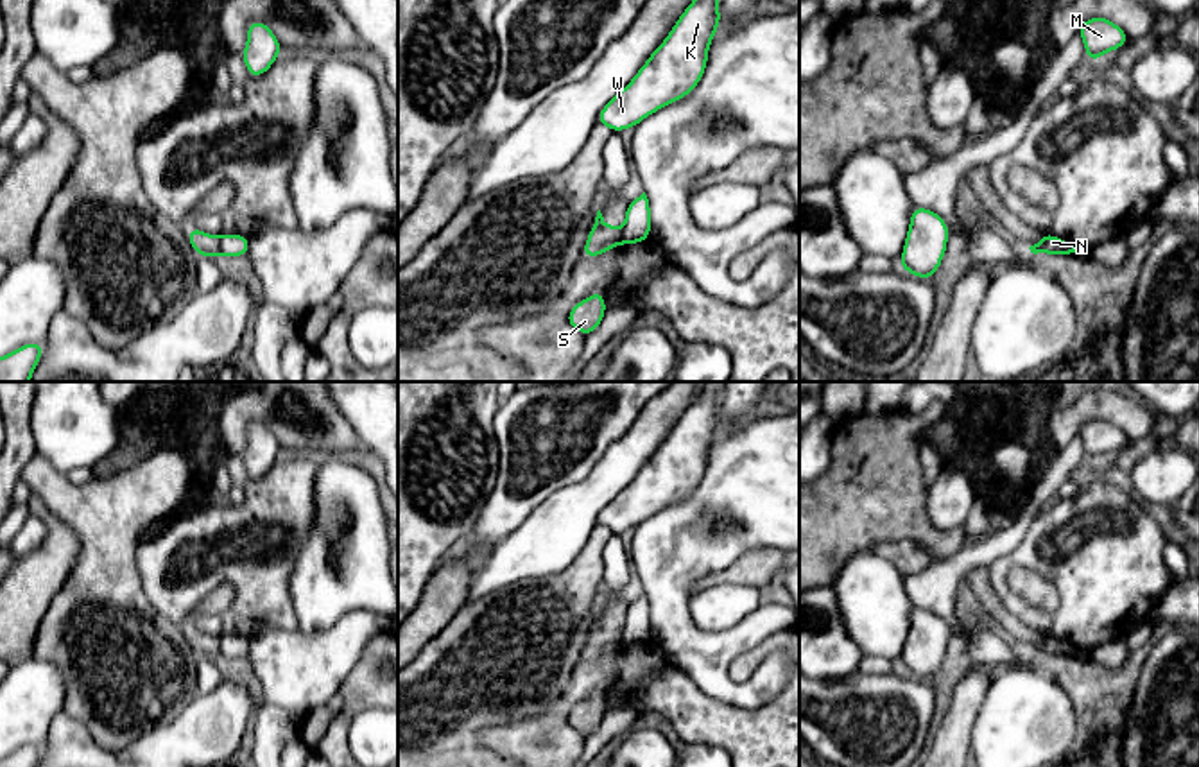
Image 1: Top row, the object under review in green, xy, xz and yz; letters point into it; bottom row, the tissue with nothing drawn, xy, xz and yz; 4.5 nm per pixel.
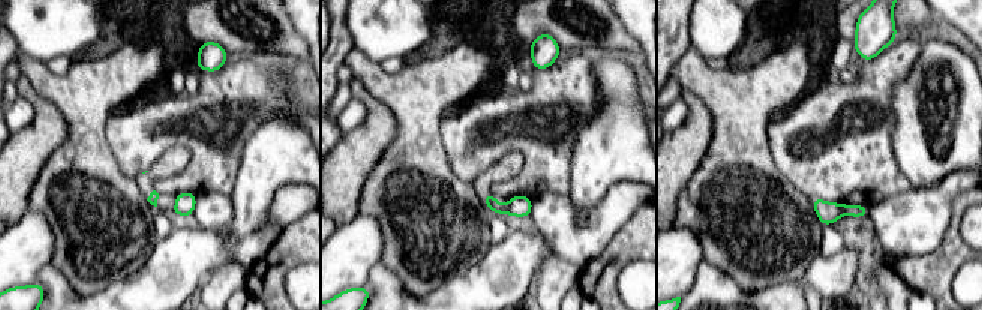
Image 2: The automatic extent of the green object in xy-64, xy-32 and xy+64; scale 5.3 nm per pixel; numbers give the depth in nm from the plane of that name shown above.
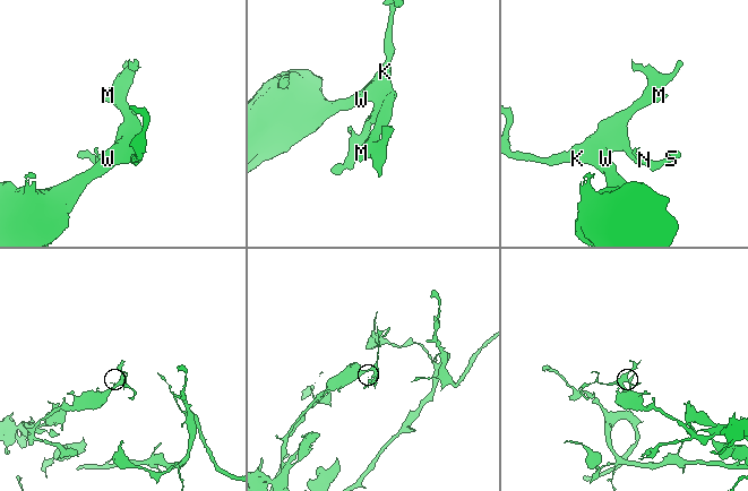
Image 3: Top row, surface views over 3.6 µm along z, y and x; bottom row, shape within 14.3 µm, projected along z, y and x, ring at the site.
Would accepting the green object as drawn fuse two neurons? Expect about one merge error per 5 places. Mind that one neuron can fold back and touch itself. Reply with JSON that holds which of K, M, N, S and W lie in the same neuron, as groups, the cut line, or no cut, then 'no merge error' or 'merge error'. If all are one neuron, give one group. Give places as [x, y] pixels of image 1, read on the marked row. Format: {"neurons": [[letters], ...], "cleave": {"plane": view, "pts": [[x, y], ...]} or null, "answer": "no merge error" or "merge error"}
{"neurons": [["K", "M", "N", "W"], ["S"]], "cleave": {"plane": "xy", "pts": [[219, 237], [221, 253]]}, "answer": "merge error"}

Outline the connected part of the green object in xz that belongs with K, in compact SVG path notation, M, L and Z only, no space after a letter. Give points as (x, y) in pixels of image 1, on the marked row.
M692 0L633 81L600 109L597 124L620 133L686 97L703 79L719 25L719 0Z

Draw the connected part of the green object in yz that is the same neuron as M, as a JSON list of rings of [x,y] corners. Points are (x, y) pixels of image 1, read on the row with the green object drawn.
[[[1095,16],[1083,22],[1077,29],[1083,38],[1084,50],[1091,65],[1111,50],[1118,50],[1129,39],[1127,32],[1104,16]]]

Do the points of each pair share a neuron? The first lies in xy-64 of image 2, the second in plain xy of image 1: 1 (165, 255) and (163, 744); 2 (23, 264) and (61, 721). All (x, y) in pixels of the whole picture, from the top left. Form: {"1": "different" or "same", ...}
{"1": "same", "2": "different"}

